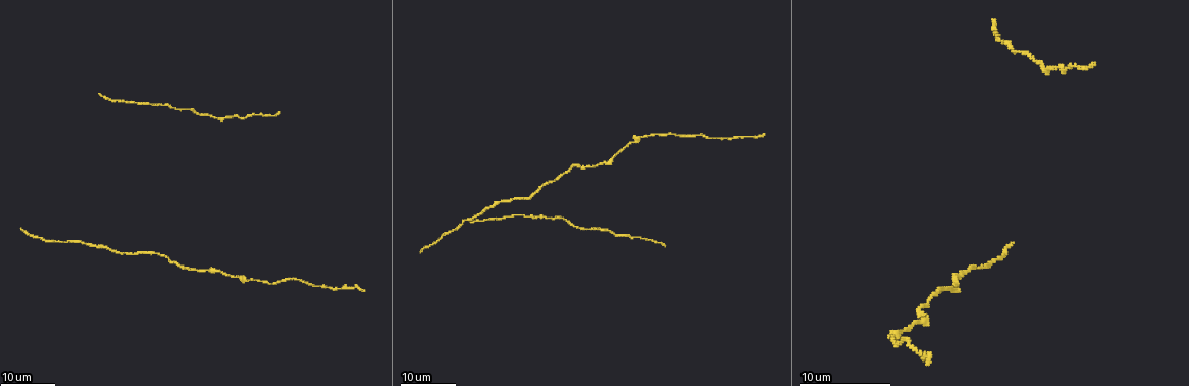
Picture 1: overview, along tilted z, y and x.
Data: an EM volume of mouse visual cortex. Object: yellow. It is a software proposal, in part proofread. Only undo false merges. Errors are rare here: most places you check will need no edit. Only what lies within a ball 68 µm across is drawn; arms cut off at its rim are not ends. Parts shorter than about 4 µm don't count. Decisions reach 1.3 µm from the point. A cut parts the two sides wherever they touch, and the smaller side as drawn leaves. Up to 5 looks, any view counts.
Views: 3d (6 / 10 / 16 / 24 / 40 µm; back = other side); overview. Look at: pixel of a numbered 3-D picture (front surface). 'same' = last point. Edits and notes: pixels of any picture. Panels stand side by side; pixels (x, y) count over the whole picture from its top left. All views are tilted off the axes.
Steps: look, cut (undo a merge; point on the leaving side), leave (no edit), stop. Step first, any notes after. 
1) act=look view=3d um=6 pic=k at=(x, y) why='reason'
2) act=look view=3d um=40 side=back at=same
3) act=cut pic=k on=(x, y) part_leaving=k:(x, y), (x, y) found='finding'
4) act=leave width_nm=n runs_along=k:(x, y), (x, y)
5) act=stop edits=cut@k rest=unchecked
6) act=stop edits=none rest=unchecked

act=look view=3d um=24 pic=1 at=(643, 137) why='sudden change in width'

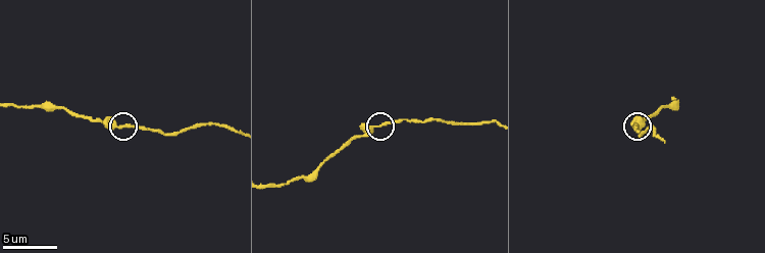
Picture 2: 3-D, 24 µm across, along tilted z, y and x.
act=look view=3d um=6 pic=2 at=(382, 125)

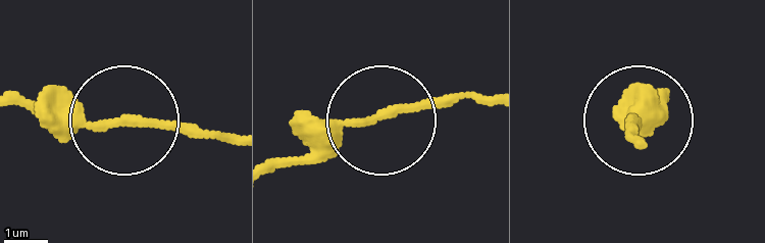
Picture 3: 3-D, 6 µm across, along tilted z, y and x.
act=look view=3d um=6 side=back pic=3 at=(372, 116)

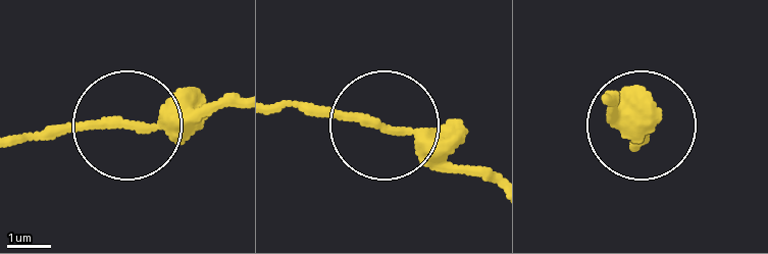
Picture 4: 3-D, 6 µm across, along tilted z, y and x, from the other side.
act=leave found='one cell here'

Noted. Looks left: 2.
act=look view=3d um=16 pic=2 at=(54, 109) why='sudden change in width'

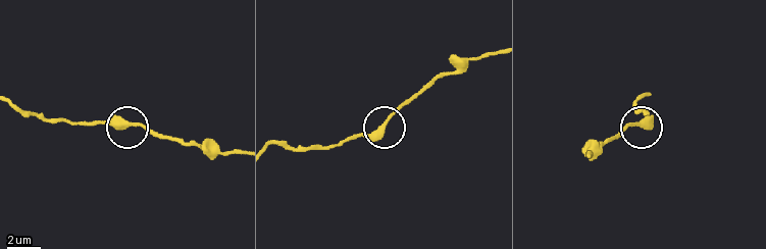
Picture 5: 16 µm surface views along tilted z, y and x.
act=leave runs_along=5:(16, 105), (52, 117), (119, 121), (166, 135) found='all the same cell'

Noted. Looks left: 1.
act=stop edits=none rest=unchecked

